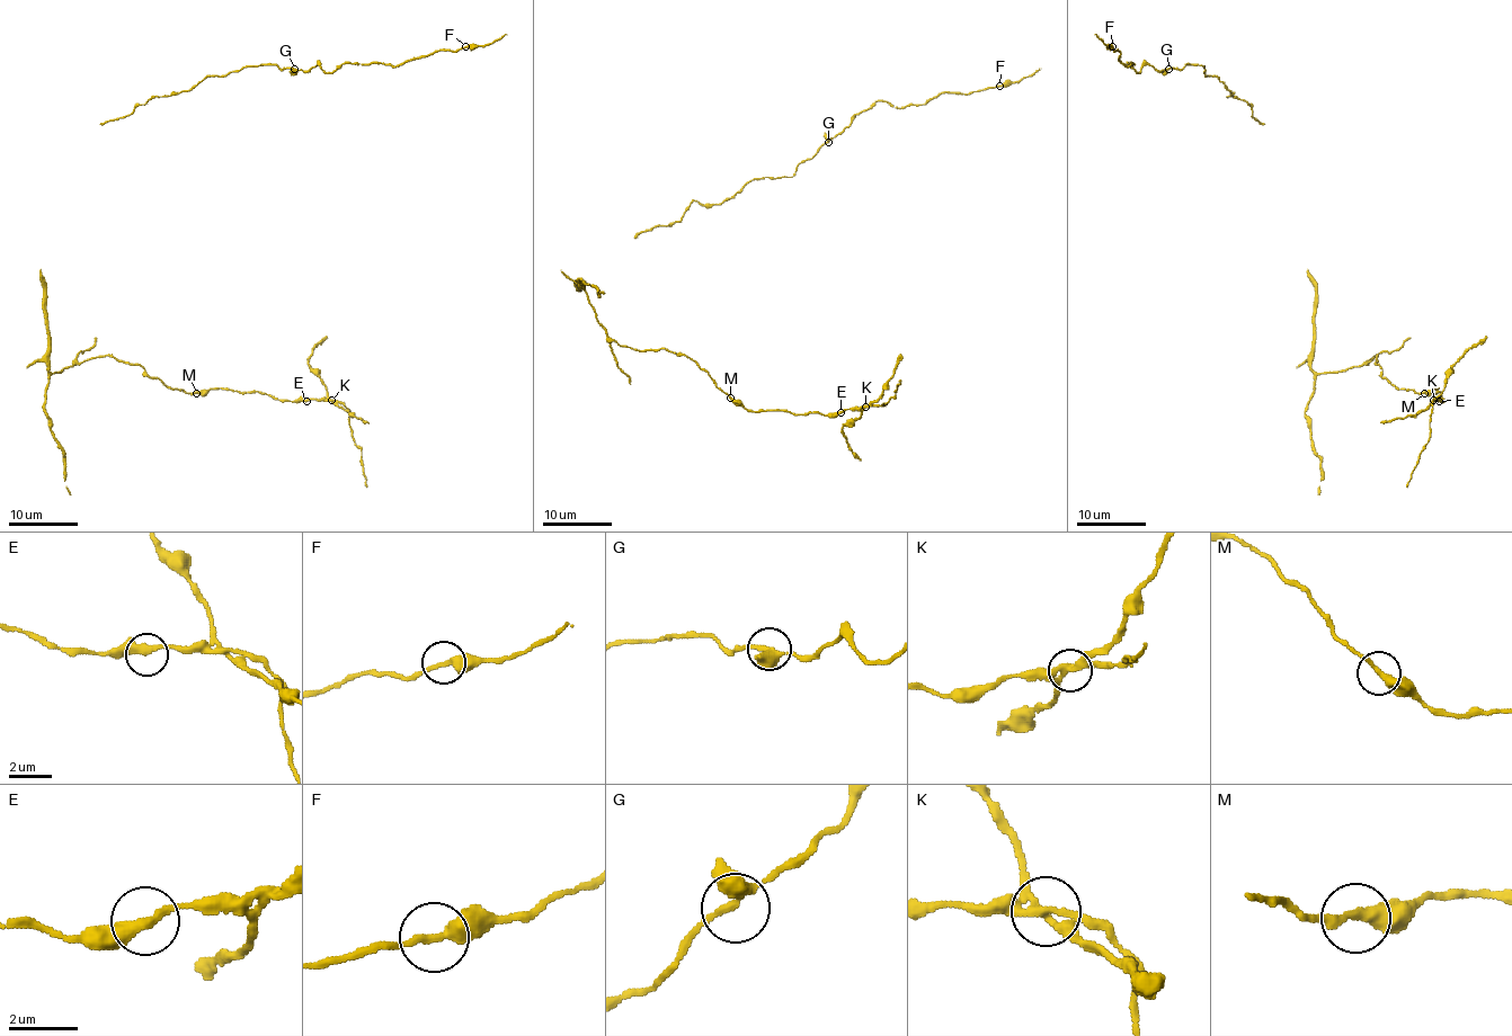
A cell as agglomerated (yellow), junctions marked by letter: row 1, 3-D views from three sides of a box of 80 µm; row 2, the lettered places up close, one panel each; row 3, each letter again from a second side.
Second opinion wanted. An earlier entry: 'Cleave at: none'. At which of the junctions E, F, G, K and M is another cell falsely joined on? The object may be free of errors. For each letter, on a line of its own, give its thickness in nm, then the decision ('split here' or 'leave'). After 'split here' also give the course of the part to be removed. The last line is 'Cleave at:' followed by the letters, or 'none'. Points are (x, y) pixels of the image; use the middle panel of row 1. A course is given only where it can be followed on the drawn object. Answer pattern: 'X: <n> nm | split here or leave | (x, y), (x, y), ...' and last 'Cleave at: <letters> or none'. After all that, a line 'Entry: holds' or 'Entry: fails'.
E: 360 nm | leave
F: 300 nm | leave
G: 280 nm | leave
K: 260 nm | split here | (865, 407), (859, 417), (842, 429), (851, 449), (861, 460)
M: 280 nm | leave
Cleave at: K
Entry: fails

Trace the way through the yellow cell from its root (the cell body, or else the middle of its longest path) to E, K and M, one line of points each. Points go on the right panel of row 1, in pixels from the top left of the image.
E: (1308, 269), (1315, 288), (1312, 367), (1348, 371), (1377, 355), (1392, 384), (1416, 393), (1439, 387), (1439, 401)
K: (1308, 269), (1312, 367), (1348, 371), (1377, 355), (1392, 384), (1439, 387), (1442, 401), (1433, 400)
M: (1308, 269), (1315, 288), (1312, 367), (1316, 373), (1348, 371), (1377, 355), (1381, 376), (1392, 384), (1424, 393)

